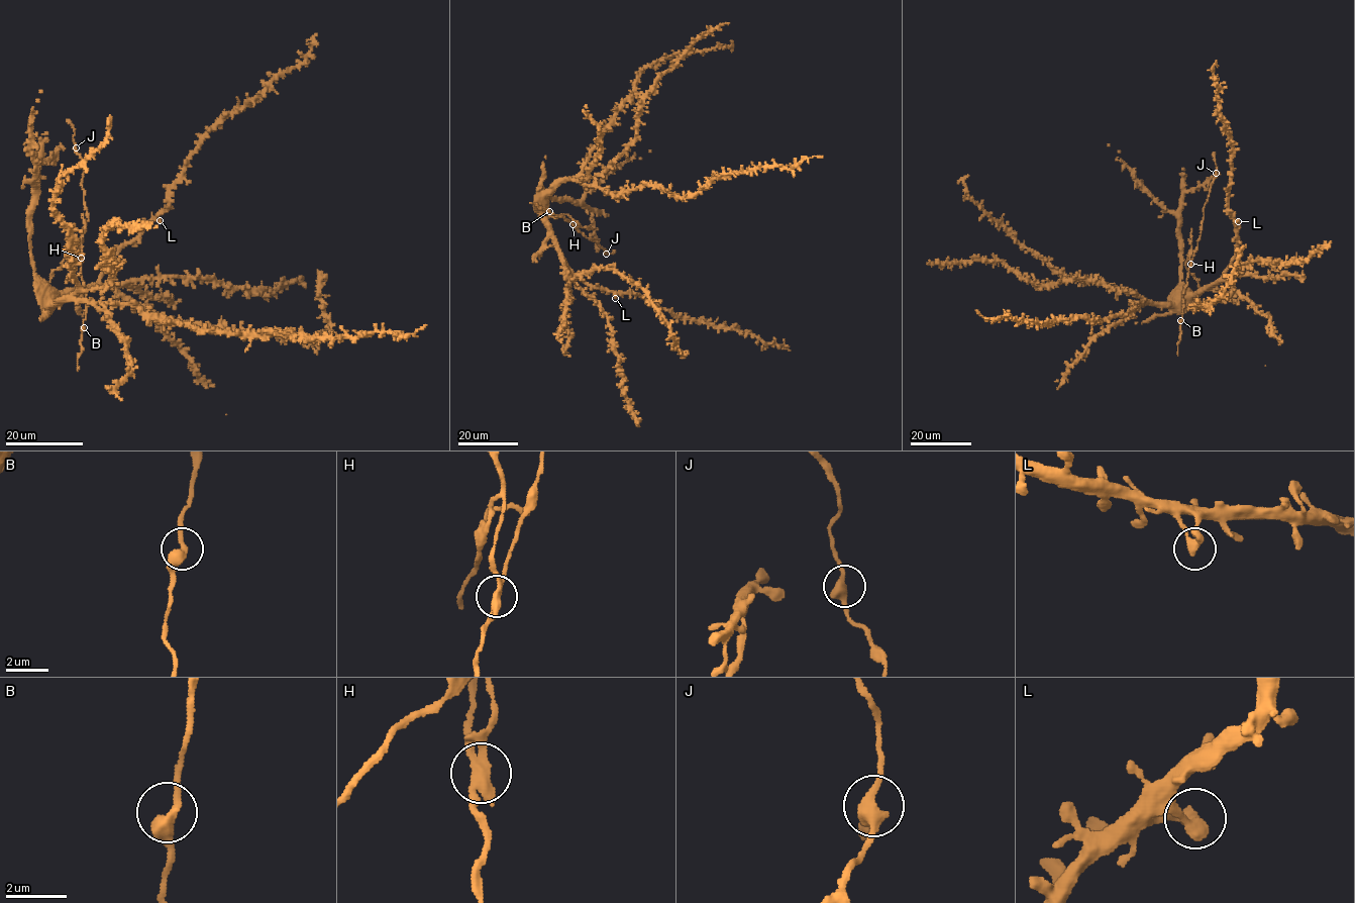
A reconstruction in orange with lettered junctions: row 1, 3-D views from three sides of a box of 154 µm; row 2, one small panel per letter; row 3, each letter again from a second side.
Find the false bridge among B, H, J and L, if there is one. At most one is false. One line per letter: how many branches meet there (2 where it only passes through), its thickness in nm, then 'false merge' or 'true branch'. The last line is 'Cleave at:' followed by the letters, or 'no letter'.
B: 2 | 400 nm | true branch
H: 2 | 360 nm | false merge
J: 2 | 400 nm | true branch
L: 2 | 360 nm | true branch
Cleave at: H

